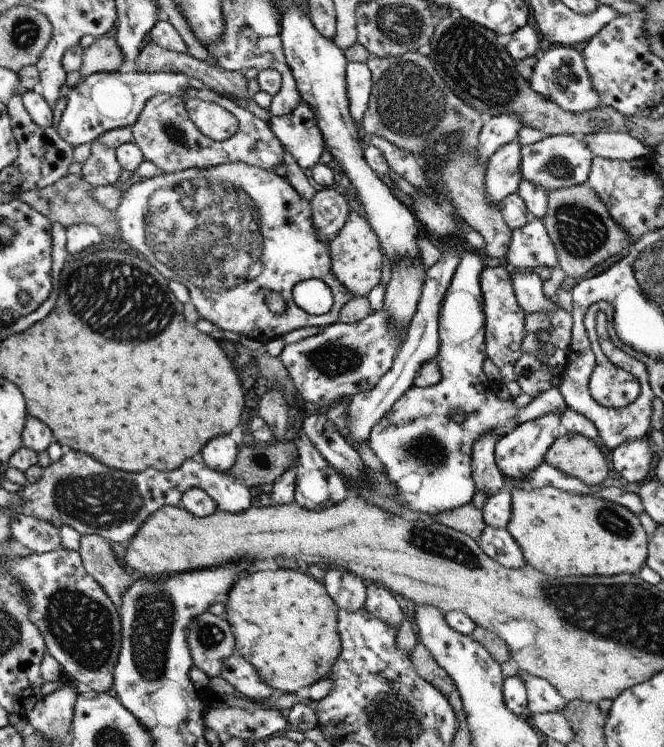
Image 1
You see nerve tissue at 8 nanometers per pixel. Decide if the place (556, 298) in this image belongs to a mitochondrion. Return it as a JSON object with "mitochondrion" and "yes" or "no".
{"mitochondrion":"no"}

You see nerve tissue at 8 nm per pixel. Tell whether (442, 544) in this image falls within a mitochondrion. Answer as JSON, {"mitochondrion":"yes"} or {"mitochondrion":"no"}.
{"mitochondrion":"yes"}

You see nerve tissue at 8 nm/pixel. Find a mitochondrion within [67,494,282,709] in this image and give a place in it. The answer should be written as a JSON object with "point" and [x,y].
{"point":[154,612]}

